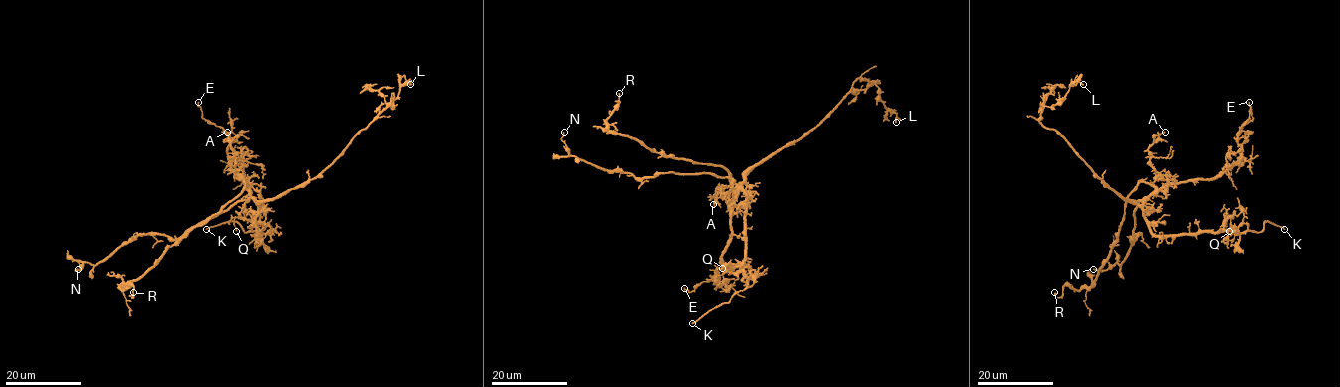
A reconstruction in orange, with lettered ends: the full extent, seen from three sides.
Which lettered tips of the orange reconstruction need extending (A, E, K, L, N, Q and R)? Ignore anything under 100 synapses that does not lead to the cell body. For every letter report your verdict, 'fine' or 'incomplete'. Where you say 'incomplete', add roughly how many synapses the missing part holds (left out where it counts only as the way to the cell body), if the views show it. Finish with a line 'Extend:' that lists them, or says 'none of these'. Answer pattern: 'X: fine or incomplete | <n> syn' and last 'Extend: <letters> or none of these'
A: fine
E: fine
K: incomplete
L: fine
N: fine
Q: fine
R: fine
Extend: K

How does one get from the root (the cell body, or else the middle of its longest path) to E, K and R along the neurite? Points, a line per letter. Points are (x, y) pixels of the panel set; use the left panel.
E: (255, 200), (245, 179), (240, 179), (231, 169), (228, 155), (231, 137), (202, 117), (198, 102)
K: (255, 200), (258, 206), (255, 231), (260, 235), (257, 231), (260, 231), (245, 232), (233, 221), (206, 229)
R: (255, 200), (244, 182), (217, 213), (120, 287), (131, 285), (133, 292)

